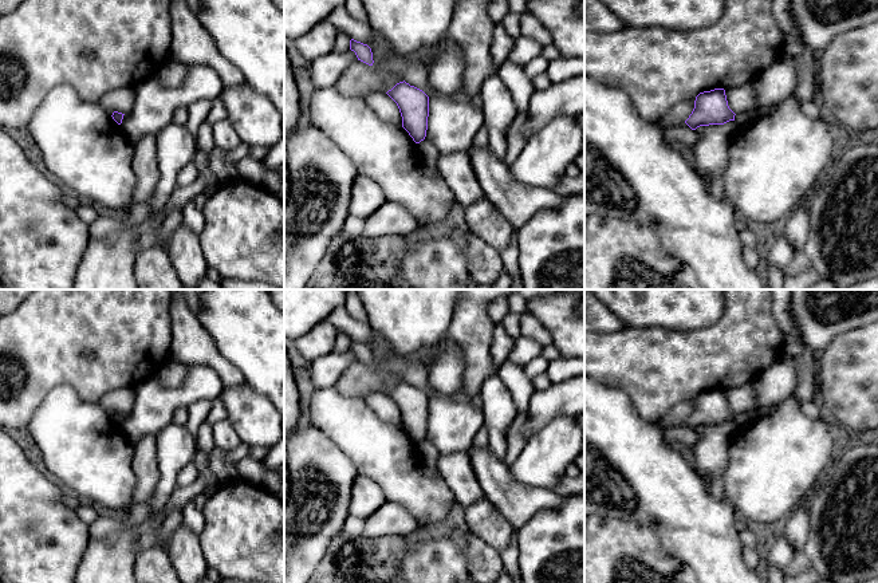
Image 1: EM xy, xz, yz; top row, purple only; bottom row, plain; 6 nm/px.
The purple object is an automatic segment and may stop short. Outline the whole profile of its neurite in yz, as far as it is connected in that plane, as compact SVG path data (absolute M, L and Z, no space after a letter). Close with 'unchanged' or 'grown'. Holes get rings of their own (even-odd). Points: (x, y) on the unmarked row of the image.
M714 389L696 397L694 409L685 424L696 430L700 426L724 425L735 421L735 415L728 406L725 390Z; unchanged

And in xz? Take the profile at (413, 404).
M399 382L386 393L398 406L402 428L416 444L426 437L429 417L429 397L409 383Z; unchanged

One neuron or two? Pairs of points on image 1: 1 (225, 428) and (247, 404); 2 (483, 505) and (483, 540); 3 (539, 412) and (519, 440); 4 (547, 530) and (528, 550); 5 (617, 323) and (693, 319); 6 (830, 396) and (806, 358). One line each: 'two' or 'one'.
1: two
2: one
3: two
4: one
5: two
6: two

